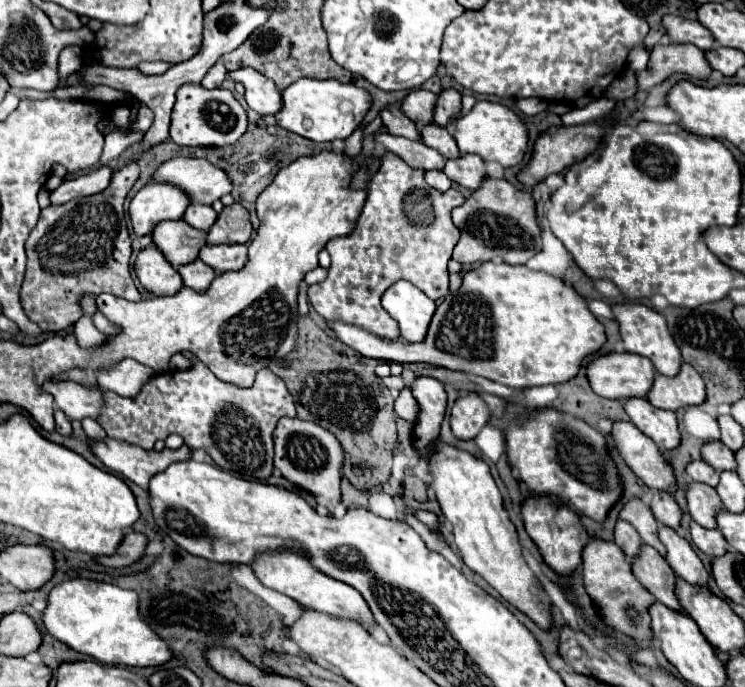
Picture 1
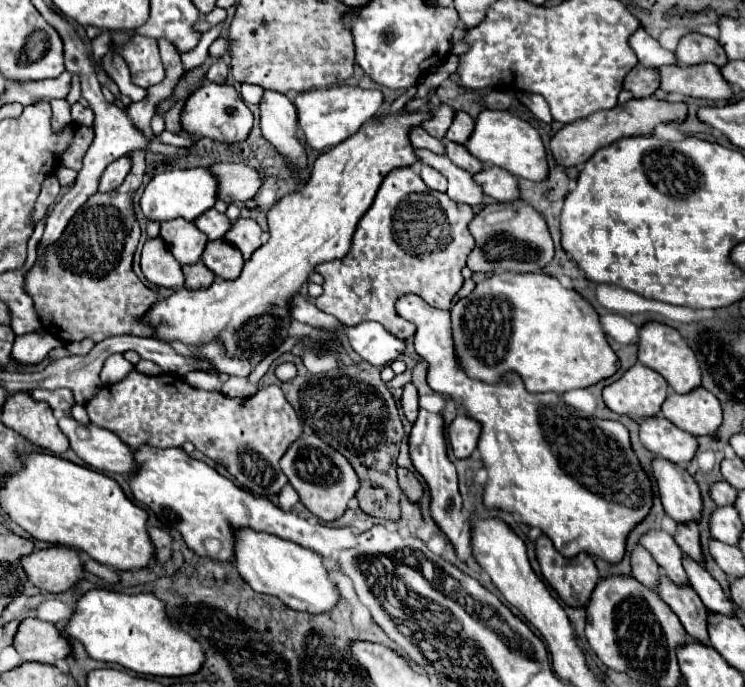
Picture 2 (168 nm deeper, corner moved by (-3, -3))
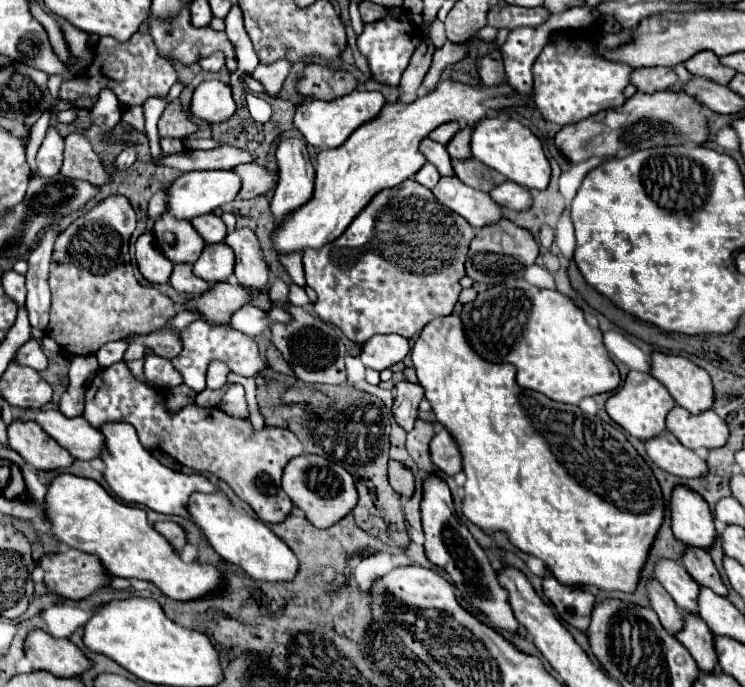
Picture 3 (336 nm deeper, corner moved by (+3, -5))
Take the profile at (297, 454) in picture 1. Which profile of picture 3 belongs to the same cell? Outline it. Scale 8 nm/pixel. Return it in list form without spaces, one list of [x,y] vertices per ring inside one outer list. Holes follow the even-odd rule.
[[[321,455],[293,457],[283,469],[283,491],[315,527],[331,527],[333,523],[343,519],[357,503],[353,477],[343,467]]]

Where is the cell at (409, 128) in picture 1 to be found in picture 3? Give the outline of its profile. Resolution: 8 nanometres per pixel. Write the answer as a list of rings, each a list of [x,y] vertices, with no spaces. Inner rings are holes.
[[[425,137],[419,145],[419,151],[423,153],[423,157],[433,163],[441,175],[453,175],[453,167],[451,167],[451,157],[447,153],[447,149],[435,141],[431,141],[429,137]]]

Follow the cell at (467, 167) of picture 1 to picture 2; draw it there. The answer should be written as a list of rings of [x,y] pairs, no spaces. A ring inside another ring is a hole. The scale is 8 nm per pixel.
[[[485,165],[485,169],[473,177],[483,187],[485,195],[489,195],[501,203],[513,203],[513,199],[521,199],[517,177],[507,173],[505,169]]]

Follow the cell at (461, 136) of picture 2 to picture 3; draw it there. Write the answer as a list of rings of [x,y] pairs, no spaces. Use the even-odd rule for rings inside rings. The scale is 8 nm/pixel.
[[[469,125],[461,127],[459,133],[455,133],[455,137],[447,143],[447,153],[451,157],[455,157],[455,159],[467,159],[467,157],[471,157],[471,149],[469,149],[471,133],[473,133],[473,129]]]

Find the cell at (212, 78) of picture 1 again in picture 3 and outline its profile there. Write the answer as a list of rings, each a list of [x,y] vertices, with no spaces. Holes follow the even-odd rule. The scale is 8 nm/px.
[[[215,51],[213,55],[199,61],[203,71],[221,71],[225,67],[225,55],[221,51]]]

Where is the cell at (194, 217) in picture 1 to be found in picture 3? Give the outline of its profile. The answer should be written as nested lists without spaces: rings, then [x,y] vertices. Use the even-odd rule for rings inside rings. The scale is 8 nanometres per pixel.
[[[215,213],[195,217],[195,219],[191,219],[191,225],[205,239],[205,243],[221,243],[223,237],[227,235],[227,227],[225,227],[223,219],[217,217]]]

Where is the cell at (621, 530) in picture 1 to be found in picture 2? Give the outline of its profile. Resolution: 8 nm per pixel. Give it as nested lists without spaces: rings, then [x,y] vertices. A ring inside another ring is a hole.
[[[637,547],[631,555],[631,567],[633,567],[633,577],[639,579],[645,587],[657,591],[661,569],[657,567],[655,559],[645,551],[645,547]]]

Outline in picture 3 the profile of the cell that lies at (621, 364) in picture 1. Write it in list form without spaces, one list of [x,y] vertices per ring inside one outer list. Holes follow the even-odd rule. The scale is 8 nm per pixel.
[[[629,371],[623,387],[619,387],[609,395],[605,409],[609,417],[615,423],[619,423],[625,431],[629,431],[633,437],[641,441],[647,441],[665,431],[665,417],[673,409],[673,405],[675,405],[673,397],[653,375],[641,373],[641,371]]]

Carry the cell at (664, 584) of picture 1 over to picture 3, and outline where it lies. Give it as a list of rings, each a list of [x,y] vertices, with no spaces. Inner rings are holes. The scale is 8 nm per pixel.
[[[683,613],[683,629],[675,637],[689,649],[701,671],[713,671],[717,667],[713,633],[697,613]]]

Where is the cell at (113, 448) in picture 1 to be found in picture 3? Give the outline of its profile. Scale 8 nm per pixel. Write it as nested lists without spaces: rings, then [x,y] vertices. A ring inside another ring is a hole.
[[[47,409],[47,411],[23,411],[21,419],[33,419],[37,421],[51,437],[55,437],[55,441],[65,447],[73,459],[79,461],[91,461],[95,457],[99,457],[105,451],[105,441],[103,441],[103,433],[91,425],[87,425],[87,421],[83,421],[83,417],[65,417],[61,411],[55,409]]]

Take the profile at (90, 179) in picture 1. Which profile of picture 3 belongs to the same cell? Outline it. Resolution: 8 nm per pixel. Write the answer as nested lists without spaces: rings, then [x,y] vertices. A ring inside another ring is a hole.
[[[125,147],[125,149],[115,157],[113,167],[115,167],[117,171],[125,171],[125,169],[129,169],[135,161],[137,161],[137,153],[135,153],[135,149],[133,149],[133,147]]]

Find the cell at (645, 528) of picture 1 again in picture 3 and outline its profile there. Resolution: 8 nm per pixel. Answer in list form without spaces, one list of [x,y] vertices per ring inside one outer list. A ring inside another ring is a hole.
[[[657,559],[655,563],[655,577],[657,581],[667,589],[667,593],[673,597],[677,607],[687,613],[697,613],[697,595],[699,585],[689,573],[673,559]]]

